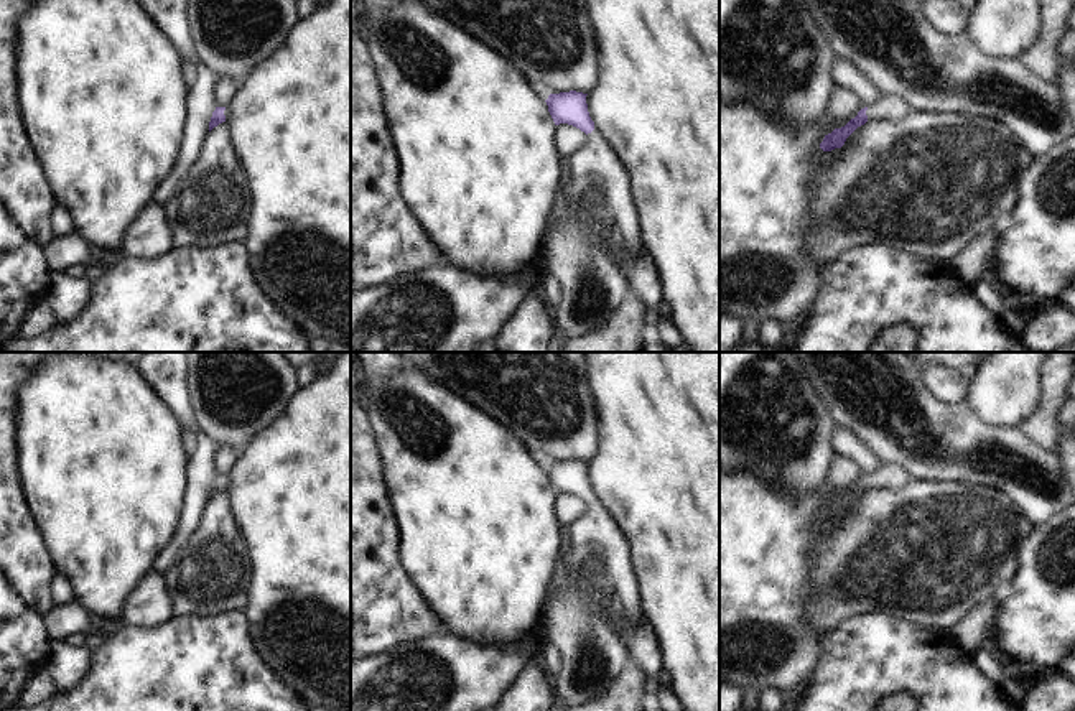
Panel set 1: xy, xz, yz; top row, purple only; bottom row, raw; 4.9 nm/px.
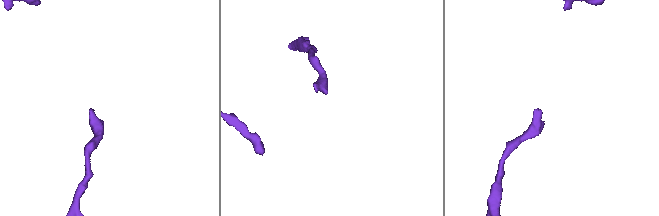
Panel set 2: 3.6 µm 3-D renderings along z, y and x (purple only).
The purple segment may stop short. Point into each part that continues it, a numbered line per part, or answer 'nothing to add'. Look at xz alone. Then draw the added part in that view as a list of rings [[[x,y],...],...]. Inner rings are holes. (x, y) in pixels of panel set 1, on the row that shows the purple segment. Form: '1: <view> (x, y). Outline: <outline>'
1: xz (595, 157). Outline: [[[593,130],[586,142],[565,160],[568,170],[596,174],[604,184],[604,199],[624,239],[622,260],[627,267],[644,247],[637,207],[631,194],[631,178],[609,143]]]

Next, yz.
1: yz (891, 109). Outline: [[[881,95],[876,104],[866,110],[866,115],[868,120],[887,120],[897,123],[910,112],[910,107],[904,100]]]

